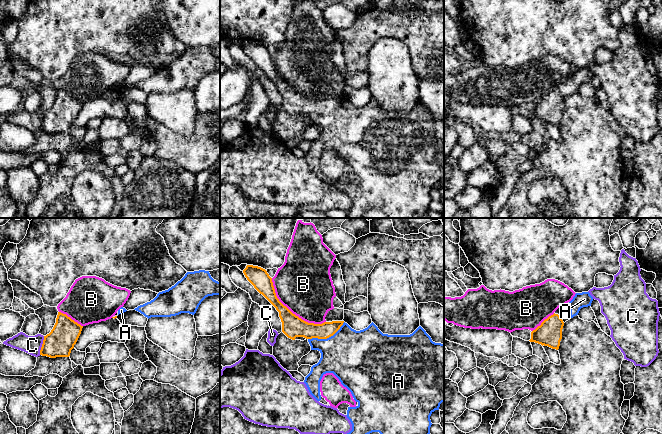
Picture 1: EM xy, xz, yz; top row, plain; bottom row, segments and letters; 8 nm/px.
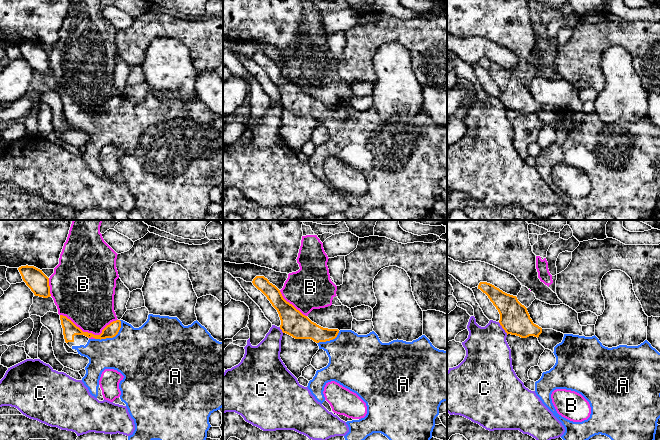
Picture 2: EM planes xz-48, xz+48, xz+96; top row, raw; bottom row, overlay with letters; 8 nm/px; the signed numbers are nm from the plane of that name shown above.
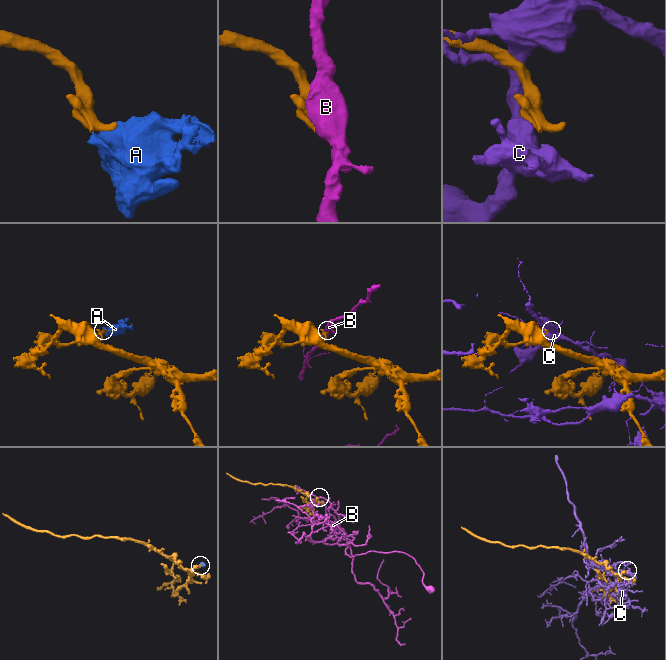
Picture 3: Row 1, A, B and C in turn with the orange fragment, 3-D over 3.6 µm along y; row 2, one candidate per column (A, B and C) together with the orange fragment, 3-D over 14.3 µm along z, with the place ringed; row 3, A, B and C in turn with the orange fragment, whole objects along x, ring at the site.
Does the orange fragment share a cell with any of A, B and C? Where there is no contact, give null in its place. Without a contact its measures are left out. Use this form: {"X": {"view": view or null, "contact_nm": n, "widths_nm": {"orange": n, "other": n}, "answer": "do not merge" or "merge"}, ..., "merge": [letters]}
{"A": {"view": "xz", "contact_nm": 320, "widths_nm": {"orange": 150, "other": 400}, "answer": "merge"}, "B": {"view": "xz", "contact_nm": 550, "widths_nm": {"orange": 180, "other": 460}, "answer": "do not merge"}, "C": {"view": "xy", "contact_nm": 160, "widths_nm": {"orange": 220, "other": 150}, "answer": "do not merge"}, "merge": ["A"]}

